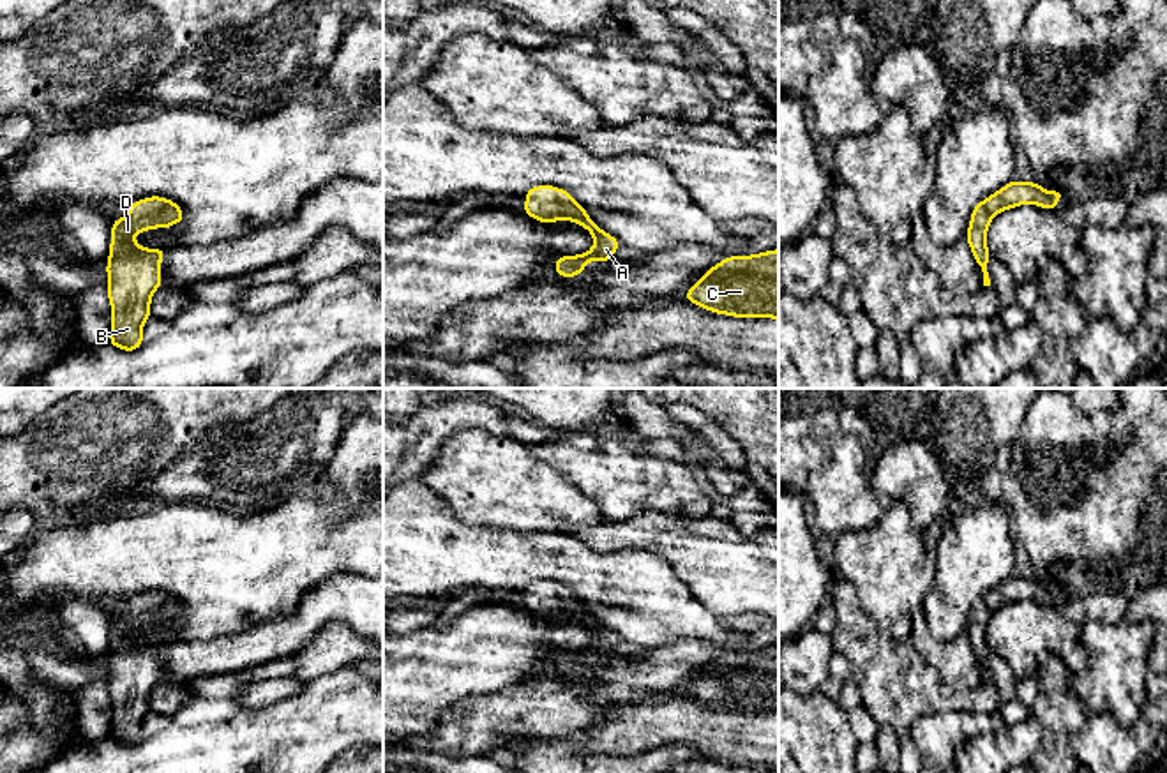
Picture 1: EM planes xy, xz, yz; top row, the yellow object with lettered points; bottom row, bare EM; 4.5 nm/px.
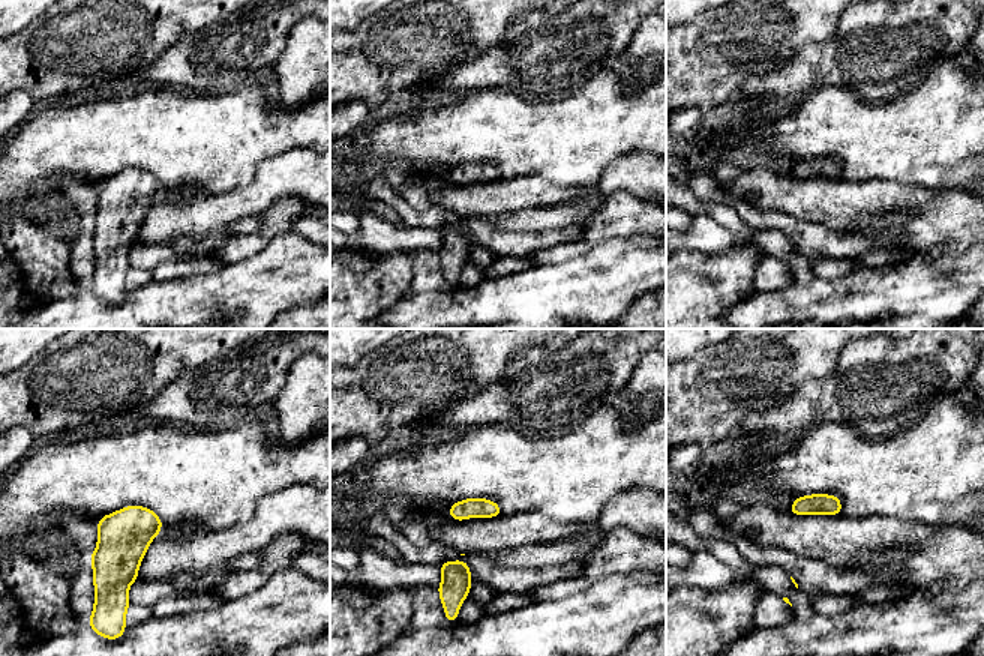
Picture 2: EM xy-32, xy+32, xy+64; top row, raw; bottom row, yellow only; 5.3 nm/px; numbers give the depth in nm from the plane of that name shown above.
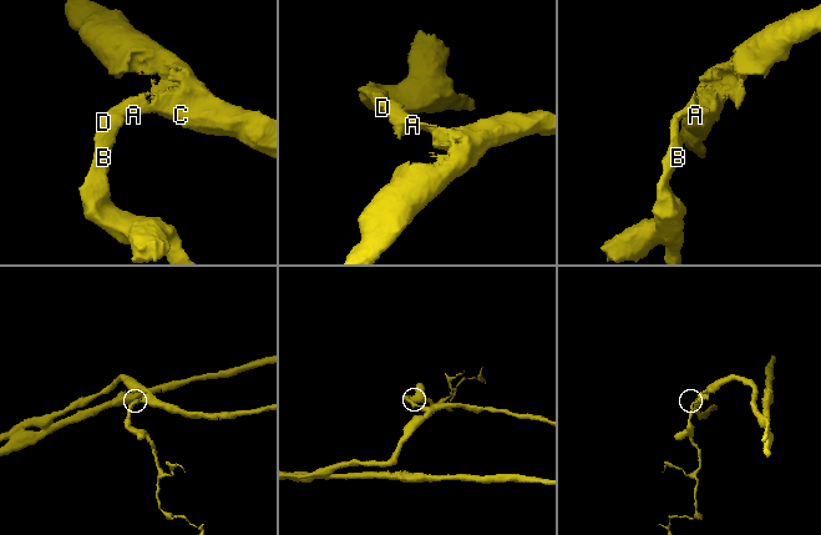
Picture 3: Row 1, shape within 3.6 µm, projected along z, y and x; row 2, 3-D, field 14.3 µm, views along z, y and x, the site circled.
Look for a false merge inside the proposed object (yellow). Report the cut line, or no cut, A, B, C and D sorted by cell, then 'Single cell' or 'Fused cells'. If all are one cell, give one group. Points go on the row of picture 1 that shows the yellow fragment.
No split. Groups: A B C D. Single cell

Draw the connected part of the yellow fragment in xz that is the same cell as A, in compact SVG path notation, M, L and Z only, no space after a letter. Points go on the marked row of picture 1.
M540 185L526 191L528 199L523 205L523 212L537 219L538 222L556 222L567 219L586 228L595 245L591 251L579 256L556 258L554 272L561 277L574 277L583 274L586 261L611 261L613 252L621 245L614 236L604 233L586 214L586 210L576 203L574 196L563 189Z

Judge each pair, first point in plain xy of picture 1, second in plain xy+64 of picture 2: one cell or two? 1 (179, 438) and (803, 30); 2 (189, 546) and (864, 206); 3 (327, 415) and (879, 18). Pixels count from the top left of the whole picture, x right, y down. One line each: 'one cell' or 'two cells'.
1: one cell
2: two cells
3: one cell

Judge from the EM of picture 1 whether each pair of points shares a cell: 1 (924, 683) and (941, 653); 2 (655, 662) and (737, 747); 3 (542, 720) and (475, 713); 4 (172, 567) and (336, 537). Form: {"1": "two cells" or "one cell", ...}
{"1": "two cells", "2": "two cells", "3": "one cell", "4": "one cell"}

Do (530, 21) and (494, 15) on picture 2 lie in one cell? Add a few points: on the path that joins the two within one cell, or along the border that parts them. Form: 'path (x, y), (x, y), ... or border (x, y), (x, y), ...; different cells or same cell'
border (519, 15), (507, 27), (506, 36), (492, 45); different cells

